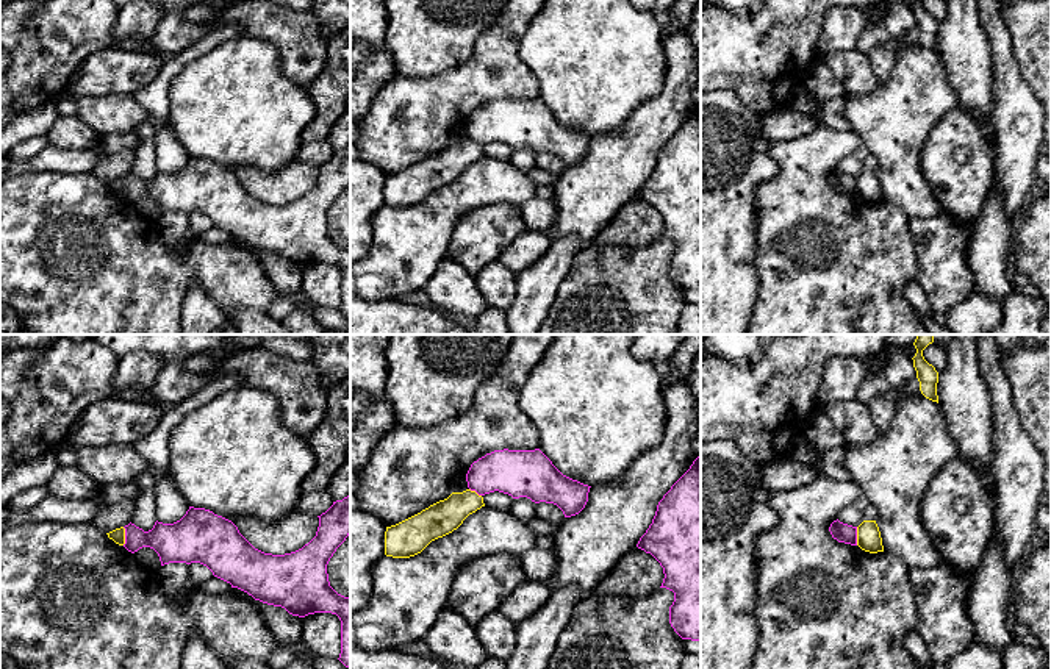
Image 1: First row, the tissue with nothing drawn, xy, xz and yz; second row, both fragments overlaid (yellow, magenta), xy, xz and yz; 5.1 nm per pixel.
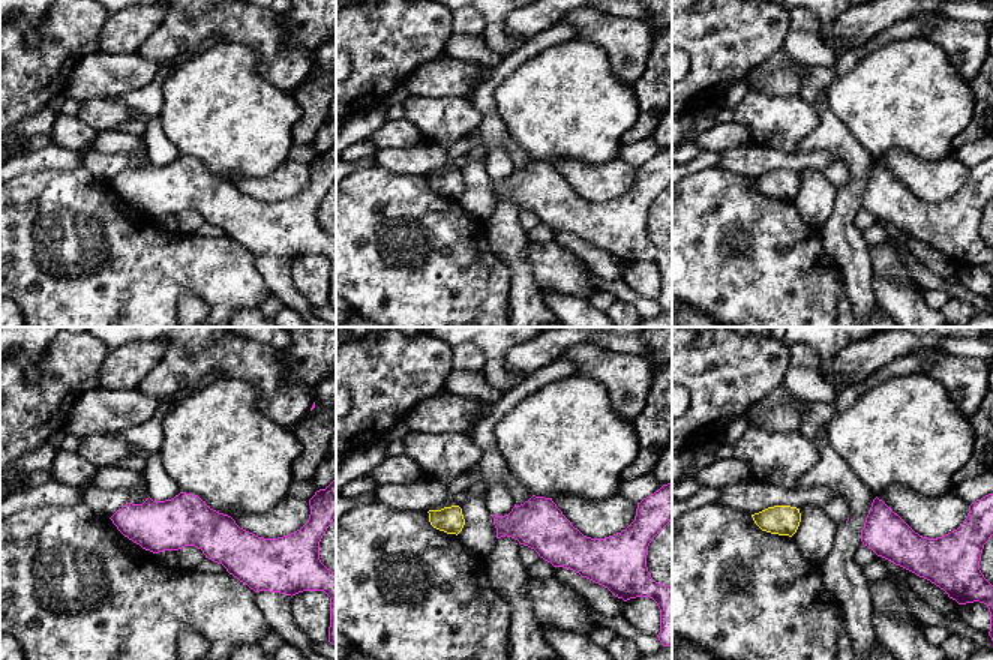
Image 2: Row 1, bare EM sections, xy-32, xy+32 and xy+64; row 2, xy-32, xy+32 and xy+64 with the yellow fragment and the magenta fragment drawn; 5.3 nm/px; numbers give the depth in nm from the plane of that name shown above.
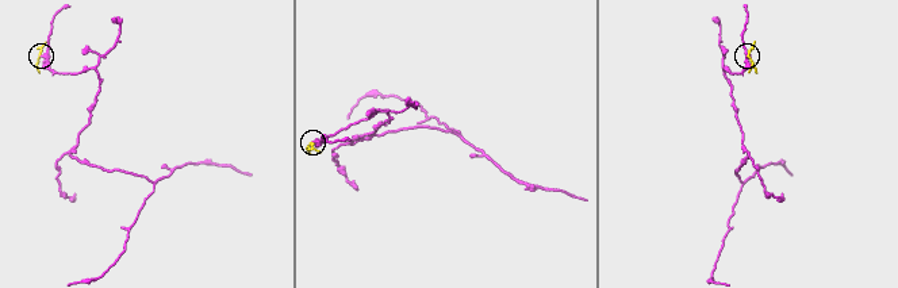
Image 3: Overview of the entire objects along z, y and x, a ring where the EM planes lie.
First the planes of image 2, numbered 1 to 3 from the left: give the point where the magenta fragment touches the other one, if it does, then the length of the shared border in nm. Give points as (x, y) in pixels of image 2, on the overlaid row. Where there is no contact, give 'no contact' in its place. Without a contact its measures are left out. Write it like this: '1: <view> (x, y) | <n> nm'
1: no contact
2: no contact
3: no contact

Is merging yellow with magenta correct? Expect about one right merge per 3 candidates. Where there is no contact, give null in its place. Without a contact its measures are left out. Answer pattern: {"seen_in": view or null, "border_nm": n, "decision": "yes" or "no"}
{"seen_in": "xy", "border_nm": 100, "decision": "no"}

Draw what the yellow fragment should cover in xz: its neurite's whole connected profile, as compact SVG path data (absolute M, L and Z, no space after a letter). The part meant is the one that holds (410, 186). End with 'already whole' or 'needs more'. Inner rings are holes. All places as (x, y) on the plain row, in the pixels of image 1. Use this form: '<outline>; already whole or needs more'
M475 141L452 142L421 163L386 177L385 205L410 208L421 203L432 191L457 180L463 170L485 156Z; already whole

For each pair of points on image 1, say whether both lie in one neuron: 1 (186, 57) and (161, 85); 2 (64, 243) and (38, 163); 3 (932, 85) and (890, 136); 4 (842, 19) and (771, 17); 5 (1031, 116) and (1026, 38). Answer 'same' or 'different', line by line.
1: same
2: different
3: same
4: different
5: different

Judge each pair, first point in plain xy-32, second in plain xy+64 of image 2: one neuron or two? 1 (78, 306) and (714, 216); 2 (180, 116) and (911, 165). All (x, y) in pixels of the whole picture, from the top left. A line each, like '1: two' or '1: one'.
1: one
2: two

